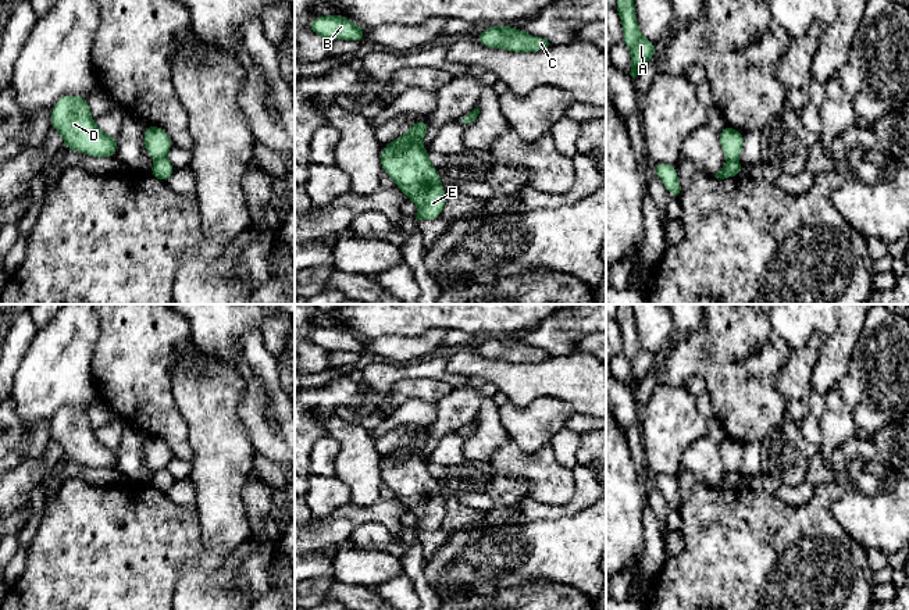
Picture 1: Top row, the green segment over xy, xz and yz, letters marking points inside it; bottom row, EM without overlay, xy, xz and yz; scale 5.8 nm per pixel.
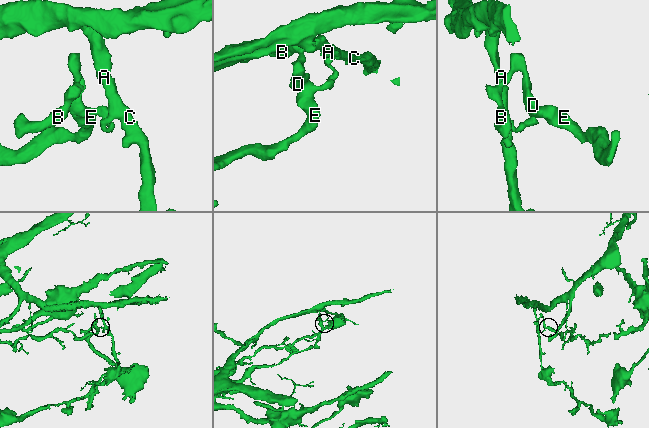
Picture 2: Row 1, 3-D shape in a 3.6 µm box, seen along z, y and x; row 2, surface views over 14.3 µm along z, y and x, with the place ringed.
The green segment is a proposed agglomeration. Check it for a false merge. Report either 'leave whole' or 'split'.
split

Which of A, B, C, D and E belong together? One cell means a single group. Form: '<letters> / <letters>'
A C / B D E

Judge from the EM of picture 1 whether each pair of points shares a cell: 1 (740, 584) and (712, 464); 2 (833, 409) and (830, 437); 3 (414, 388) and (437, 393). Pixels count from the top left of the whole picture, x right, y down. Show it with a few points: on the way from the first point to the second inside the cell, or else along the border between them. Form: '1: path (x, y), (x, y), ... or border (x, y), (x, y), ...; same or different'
1: border (697, 482), (713, 487); different
2: path (833, 416), (833, 430); same
3: path (420, 388), (431, 391); same

